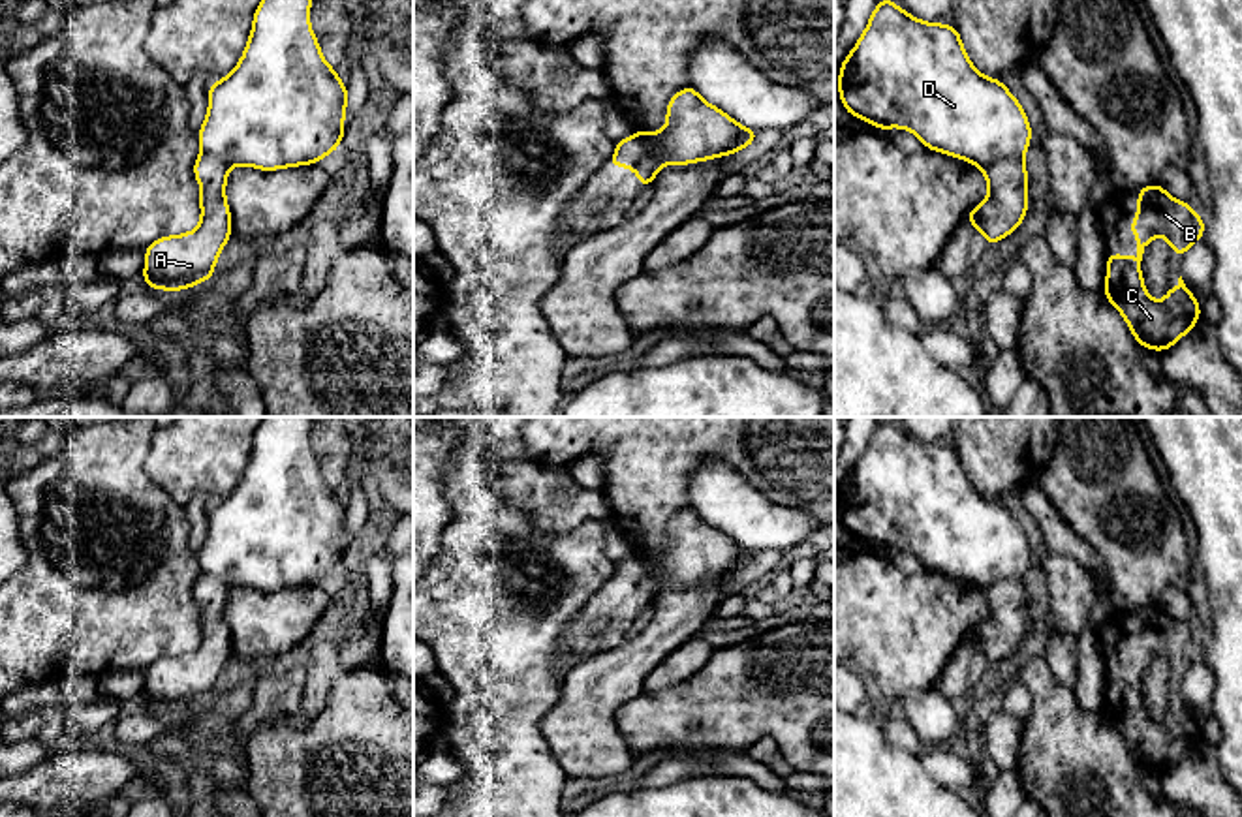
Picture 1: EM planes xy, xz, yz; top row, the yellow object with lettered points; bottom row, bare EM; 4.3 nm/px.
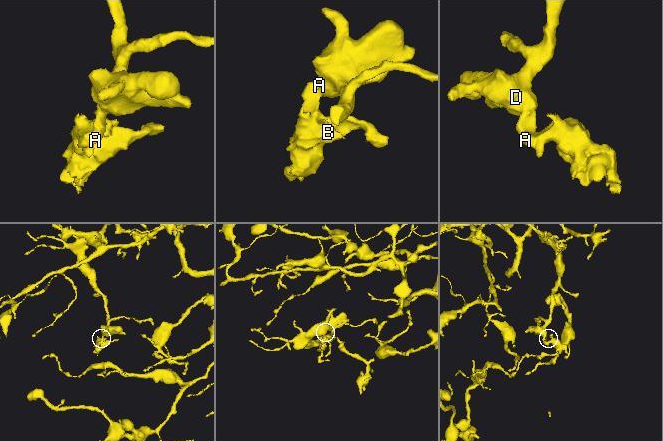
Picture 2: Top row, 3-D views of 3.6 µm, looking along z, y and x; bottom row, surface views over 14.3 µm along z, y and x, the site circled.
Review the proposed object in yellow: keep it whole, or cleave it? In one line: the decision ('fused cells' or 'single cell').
fused cells

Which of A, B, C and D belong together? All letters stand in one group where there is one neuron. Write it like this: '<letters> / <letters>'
A B C / D

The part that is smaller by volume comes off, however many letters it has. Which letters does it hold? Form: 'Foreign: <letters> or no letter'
Foreign: A, B, C

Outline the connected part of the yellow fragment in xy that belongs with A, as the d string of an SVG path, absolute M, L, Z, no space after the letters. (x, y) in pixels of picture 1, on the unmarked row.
M201 573L194 582L194 597L201 607L199 646L182 655L160 657L145 669L143 706L180 712L207 702L233 655L231 631L225 620L229 586Z

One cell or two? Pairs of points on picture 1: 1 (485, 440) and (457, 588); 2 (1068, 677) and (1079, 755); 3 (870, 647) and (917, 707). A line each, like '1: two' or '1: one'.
1: one
2: two
3: two

